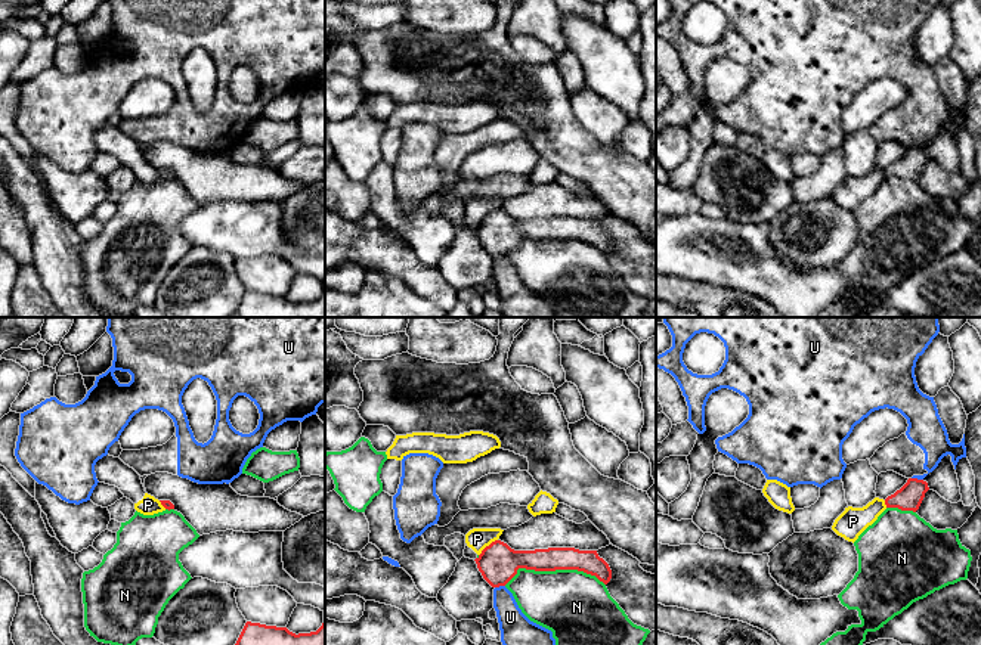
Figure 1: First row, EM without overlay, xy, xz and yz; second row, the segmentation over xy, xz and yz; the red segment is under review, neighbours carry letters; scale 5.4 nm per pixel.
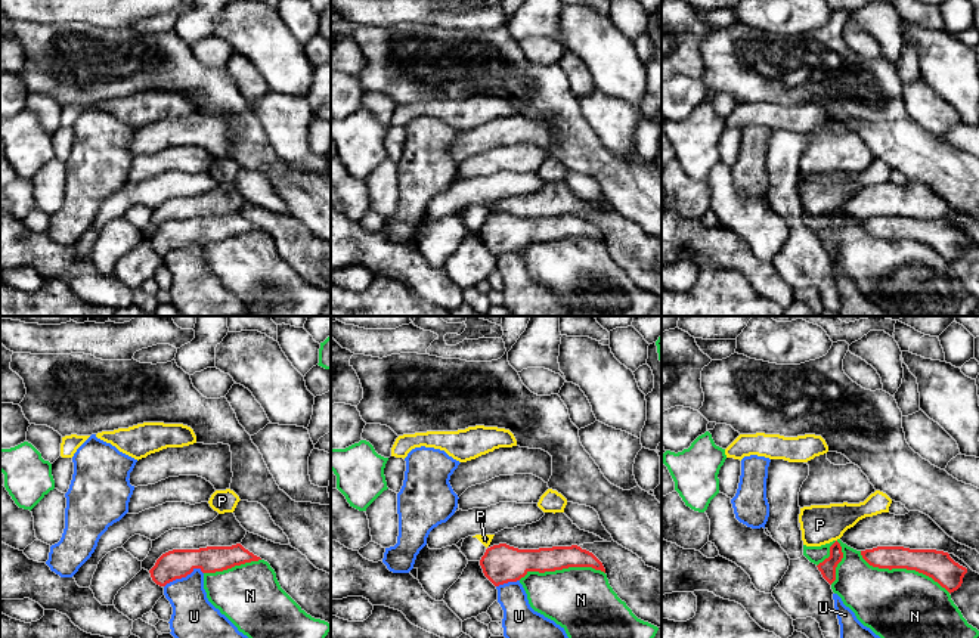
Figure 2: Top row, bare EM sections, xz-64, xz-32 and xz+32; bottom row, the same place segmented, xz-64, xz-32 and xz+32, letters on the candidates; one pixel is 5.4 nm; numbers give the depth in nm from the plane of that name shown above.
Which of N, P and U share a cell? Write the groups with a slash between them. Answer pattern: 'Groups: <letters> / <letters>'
Groups: N / P / U

